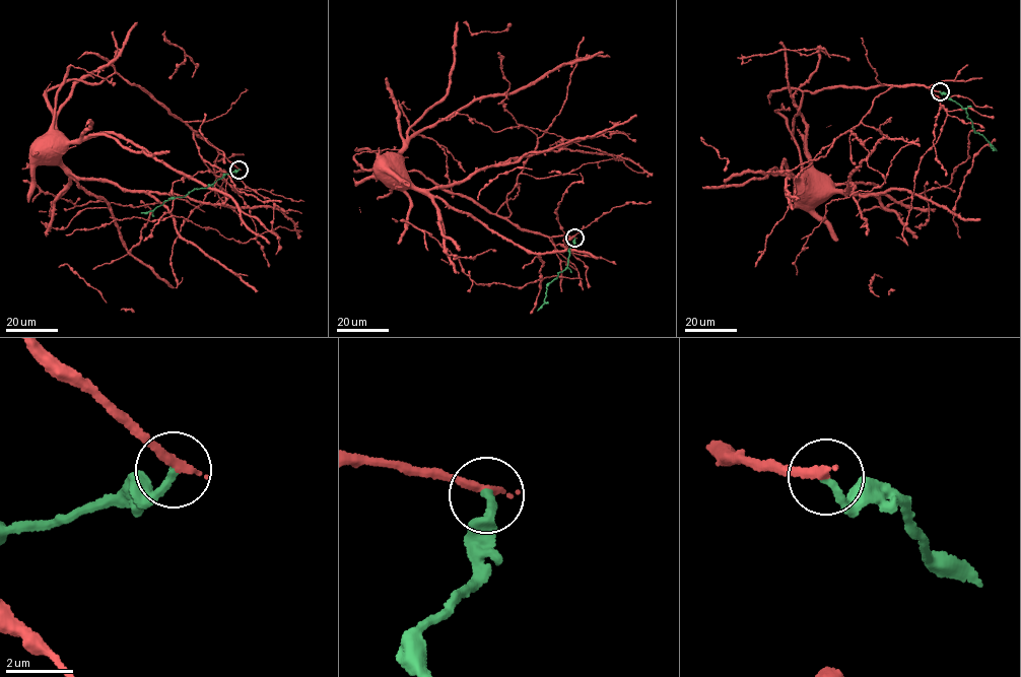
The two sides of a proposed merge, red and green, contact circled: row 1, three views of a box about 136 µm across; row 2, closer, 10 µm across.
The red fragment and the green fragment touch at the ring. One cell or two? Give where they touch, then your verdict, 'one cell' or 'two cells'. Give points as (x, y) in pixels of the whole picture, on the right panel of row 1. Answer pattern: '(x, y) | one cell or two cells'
(940, 91) | two cells

